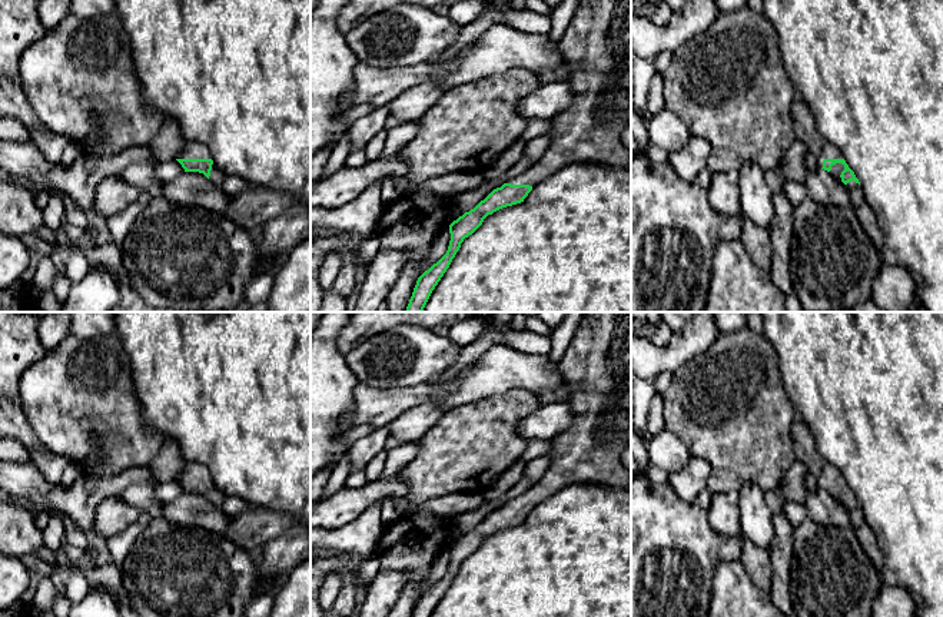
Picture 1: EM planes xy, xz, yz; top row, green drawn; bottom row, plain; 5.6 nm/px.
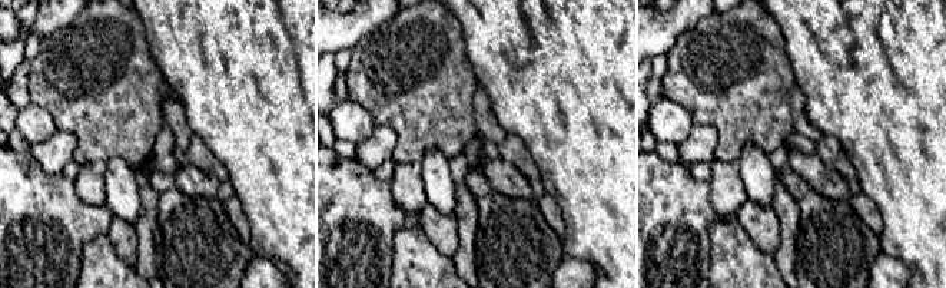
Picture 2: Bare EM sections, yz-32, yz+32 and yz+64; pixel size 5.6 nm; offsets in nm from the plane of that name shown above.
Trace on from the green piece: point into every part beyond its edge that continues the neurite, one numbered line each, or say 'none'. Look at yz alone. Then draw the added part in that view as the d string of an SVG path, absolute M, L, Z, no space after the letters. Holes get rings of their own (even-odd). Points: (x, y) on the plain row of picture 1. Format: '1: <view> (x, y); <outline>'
1: yz (836, 491); M836 484L836 485L831 487L830 494L833 495L834 500L841 502L840 495L841 495L843 491L844 491L844 485Z

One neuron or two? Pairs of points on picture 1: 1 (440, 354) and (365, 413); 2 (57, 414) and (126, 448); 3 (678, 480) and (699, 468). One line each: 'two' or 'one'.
1: two
2: one
3: one

